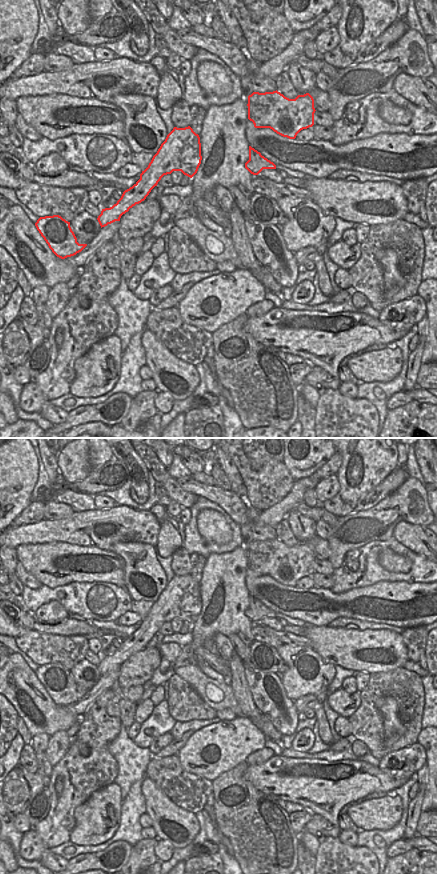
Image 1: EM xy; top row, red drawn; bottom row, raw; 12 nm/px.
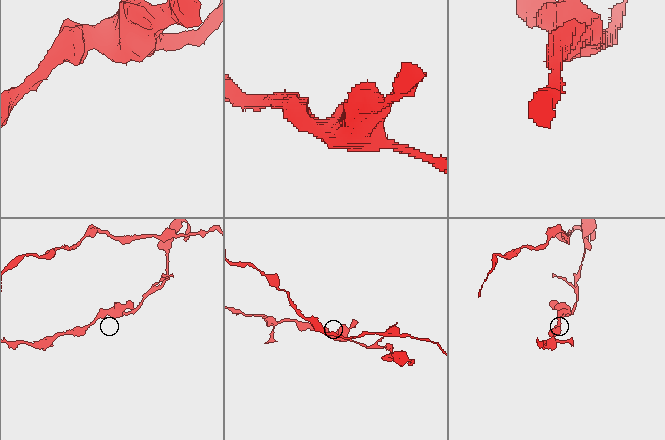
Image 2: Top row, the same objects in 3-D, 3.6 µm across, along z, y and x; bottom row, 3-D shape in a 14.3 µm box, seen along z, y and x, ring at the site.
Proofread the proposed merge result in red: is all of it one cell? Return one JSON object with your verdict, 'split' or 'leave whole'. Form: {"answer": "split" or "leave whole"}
{"answer": "leave whole"}

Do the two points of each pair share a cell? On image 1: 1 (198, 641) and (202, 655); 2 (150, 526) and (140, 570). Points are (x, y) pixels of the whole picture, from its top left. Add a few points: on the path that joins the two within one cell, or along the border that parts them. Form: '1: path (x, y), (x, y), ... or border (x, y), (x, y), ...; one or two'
1: border (194, 649), (204, 647), (210, 652), (218, 654); two
2: border (123, 542), (144, 542), (151, 544), (155, 548); two

